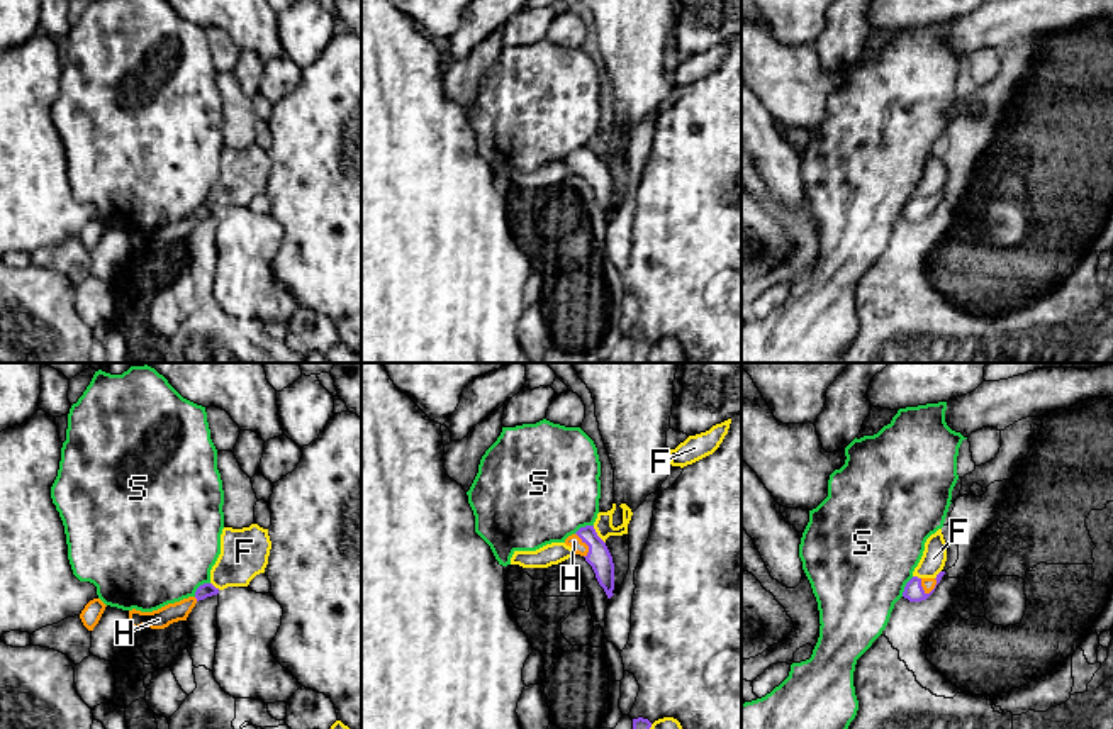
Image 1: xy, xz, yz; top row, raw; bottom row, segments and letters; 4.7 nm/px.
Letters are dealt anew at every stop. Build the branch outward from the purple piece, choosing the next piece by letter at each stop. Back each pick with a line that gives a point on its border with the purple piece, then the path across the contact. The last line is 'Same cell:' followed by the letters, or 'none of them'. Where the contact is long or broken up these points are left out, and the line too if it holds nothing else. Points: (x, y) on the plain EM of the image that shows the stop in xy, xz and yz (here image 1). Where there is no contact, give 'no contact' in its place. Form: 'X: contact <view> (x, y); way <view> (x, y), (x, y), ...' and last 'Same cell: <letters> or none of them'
H: contact yz (934, 209); way yz (913, 211), (934, 209), (928, 204)
Same cell: H

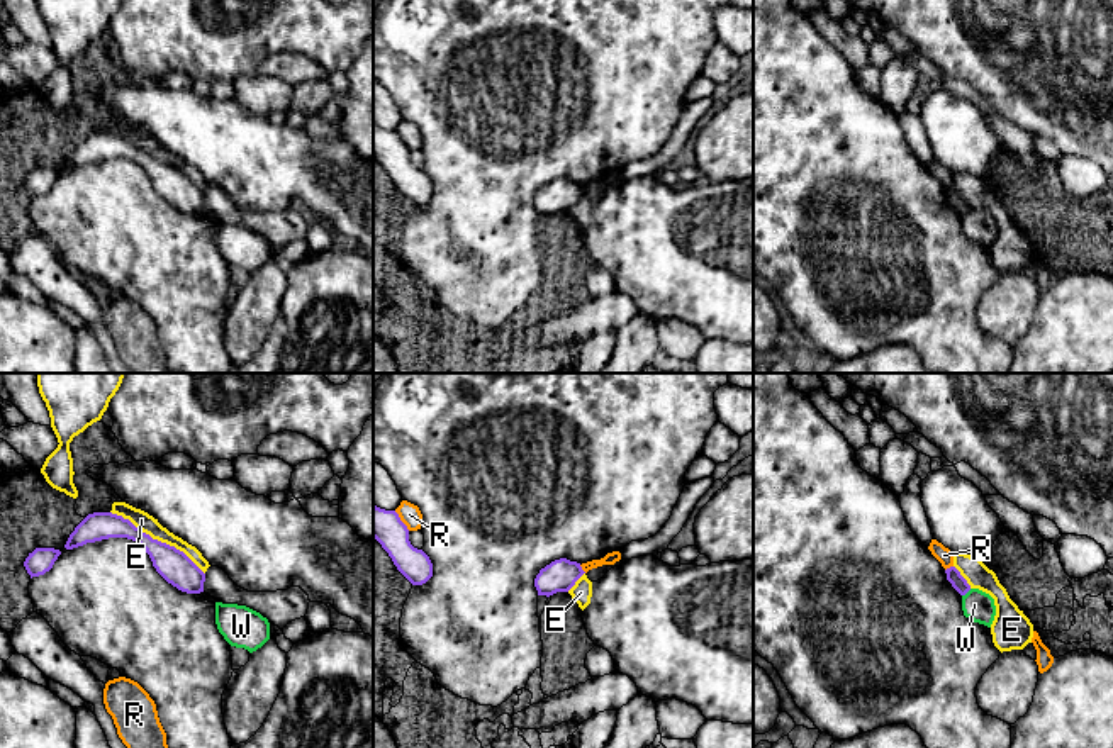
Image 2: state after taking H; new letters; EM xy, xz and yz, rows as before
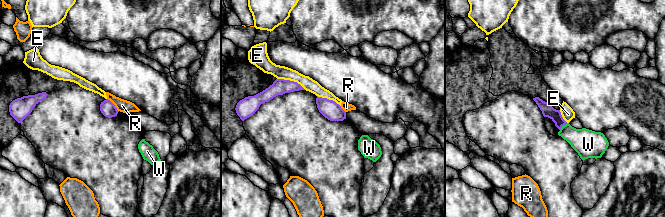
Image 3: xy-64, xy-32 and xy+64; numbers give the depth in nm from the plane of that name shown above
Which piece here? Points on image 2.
Same cell: none of them

